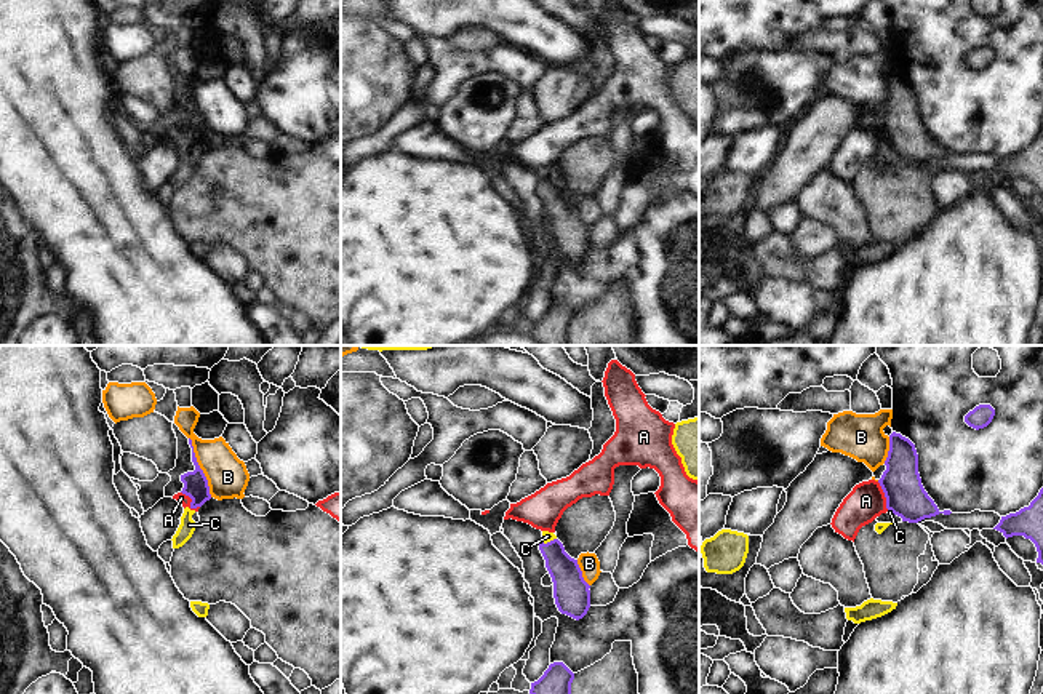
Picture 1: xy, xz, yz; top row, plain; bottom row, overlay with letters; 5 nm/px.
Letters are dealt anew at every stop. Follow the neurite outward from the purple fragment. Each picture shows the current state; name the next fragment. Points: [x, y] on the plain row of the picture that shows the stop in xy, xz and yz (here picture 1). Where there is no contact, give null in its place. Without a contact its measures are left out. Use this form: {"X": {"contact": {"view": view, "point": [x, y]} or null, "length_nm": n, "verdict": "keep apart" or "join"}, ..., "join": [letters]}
{"A": {"contact": {"view": "xy", "point": [191, 144]}, "length_nm": 130, "verdict": "keep apart"}, "B": {"contact": {"view": "xy", "point": [199, 109]}, "length_nm": 320, "verdict": "keep apart"}, "C": {"contact": {"view": "xz", "point": [551, 183]}, "length_nm": 80, "verdict": "join"}, "join": ["C"]}

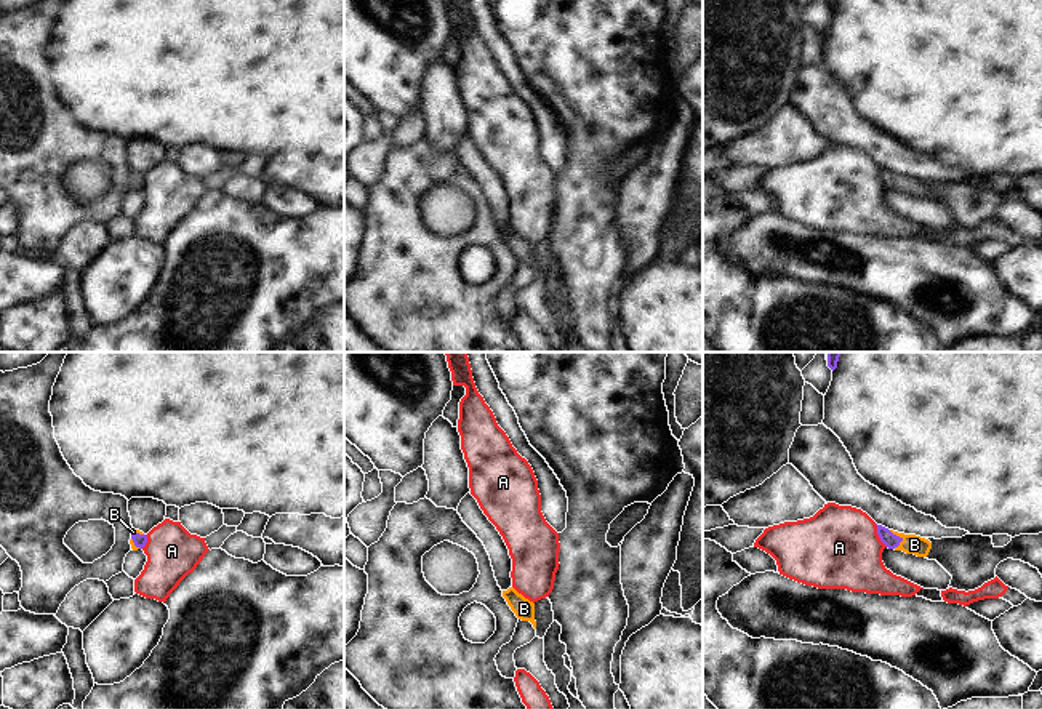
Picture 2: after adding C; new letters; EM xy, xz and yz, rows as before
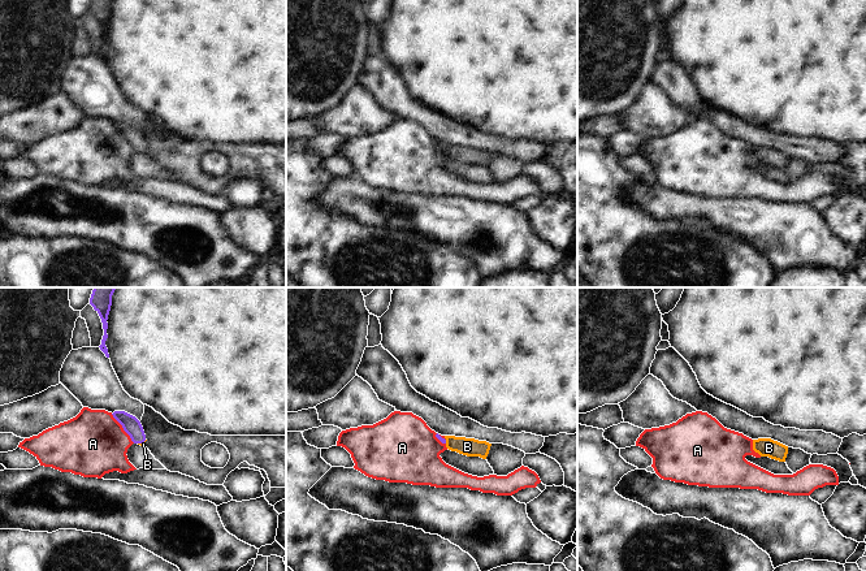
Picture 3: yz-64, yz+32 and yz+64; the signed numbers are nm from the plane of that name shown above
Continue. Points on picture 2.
{"A": {"contact": {"view": "yz", "point": [877, 175]}, "length_nm": 140, "verdict": "keep apart"}, "B": {"contact": {"view": "yz", "point": [900, 180]}, "length_nm": 100, "verdict": "join"}, "join": ["B"]}

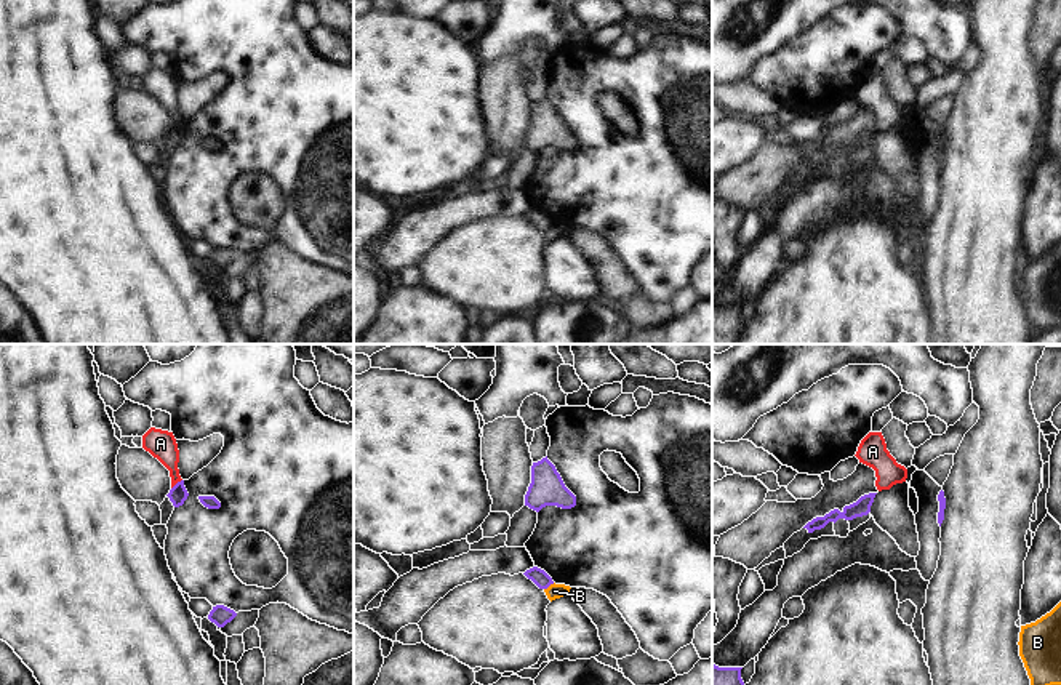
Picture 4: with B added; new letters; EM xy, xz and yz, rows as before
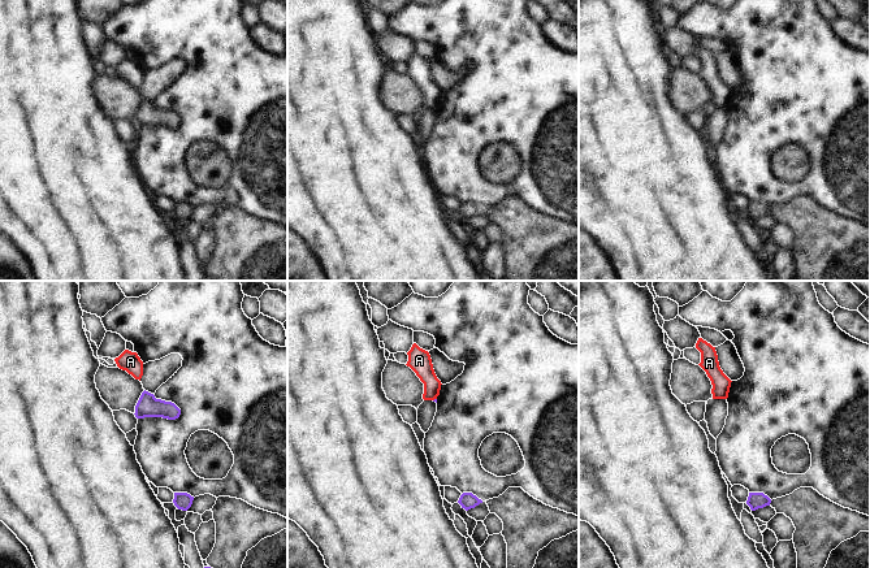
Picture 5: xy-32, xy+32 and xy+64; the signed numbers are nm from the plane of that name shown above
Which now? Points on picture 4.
{"A": {"contact": {"view": "xy", "point": [176, 125]}, "length_nm": 80, "verdict": "keep apart"}, "B": {"contact": {"view": "xz", "point": [549, 226]}, "length_nm": 70, "verdict": "keep apart"}, "join": []}

